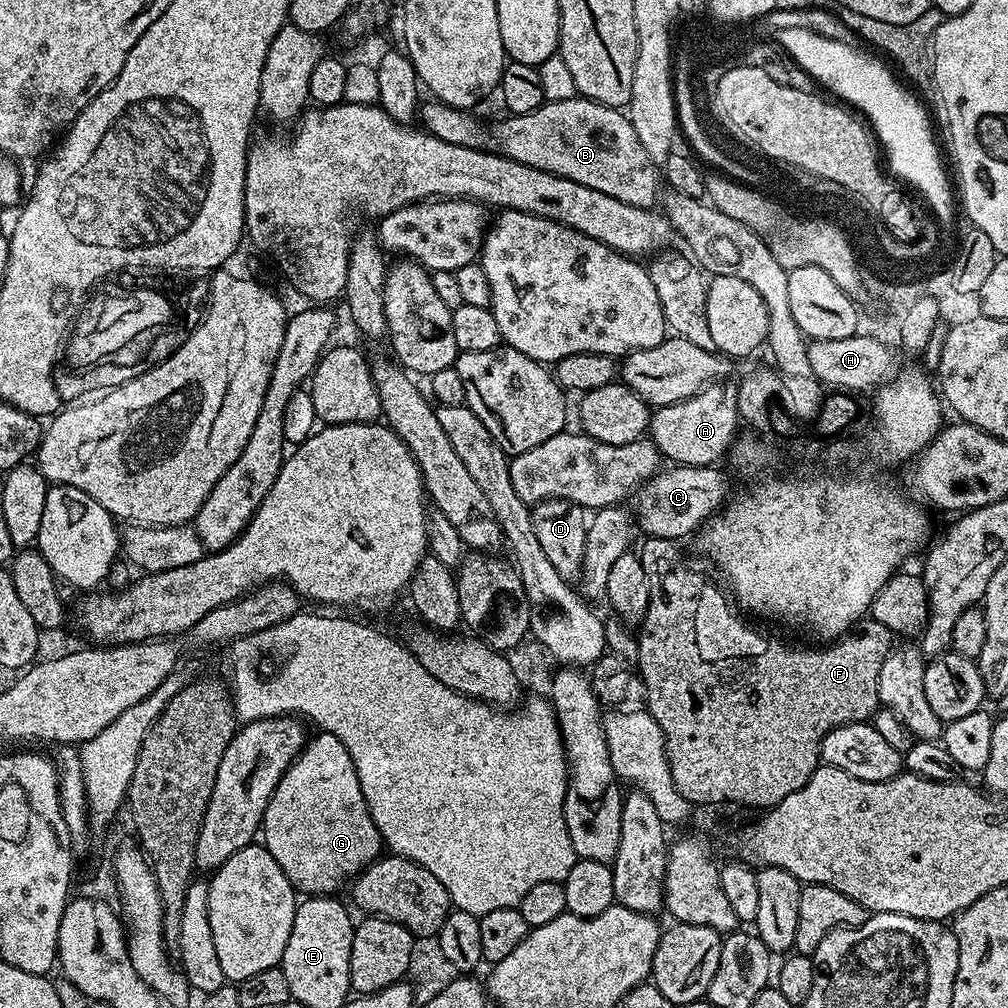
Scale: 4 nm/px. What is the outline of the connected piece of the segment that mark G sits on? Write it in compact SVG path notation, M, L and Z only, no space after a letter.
M321 731L307 741L292 765L282 774L270 802L266 806L262 825L262 843L274 854L274 862L282 866L282 874L290 878L292 887L305 897L327 896L360 875L368 865L378 859L382 852L380 831L374 826L374 818L370 818L370 810L366 806L366 798L362 798L362 786L358 782L358 770L354 770L354 762L334 738L334 734Z

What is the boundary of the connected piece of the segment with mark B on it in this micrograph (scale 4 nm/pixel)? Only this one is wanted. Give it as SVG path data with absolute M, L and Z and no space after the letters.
M577 96L562 101L545 101L525 115L510 114L498 122L486 125L472 117L472 114L465 109L451 108L448 104L437 100L431 103L424 102L419 105L419 127L448 145L466 146L467 149L498 153L509 157L512 161L522 162L523 165L558 174L559 177L569 178L570 181L579 182L582 186L589 186L592 190L600 190L602 194L618 198L627 205L652 208L655 200L657 203L660 194L657 165L650 160L646 149L642 147L629 117L617 108L610 108L596 100Z

